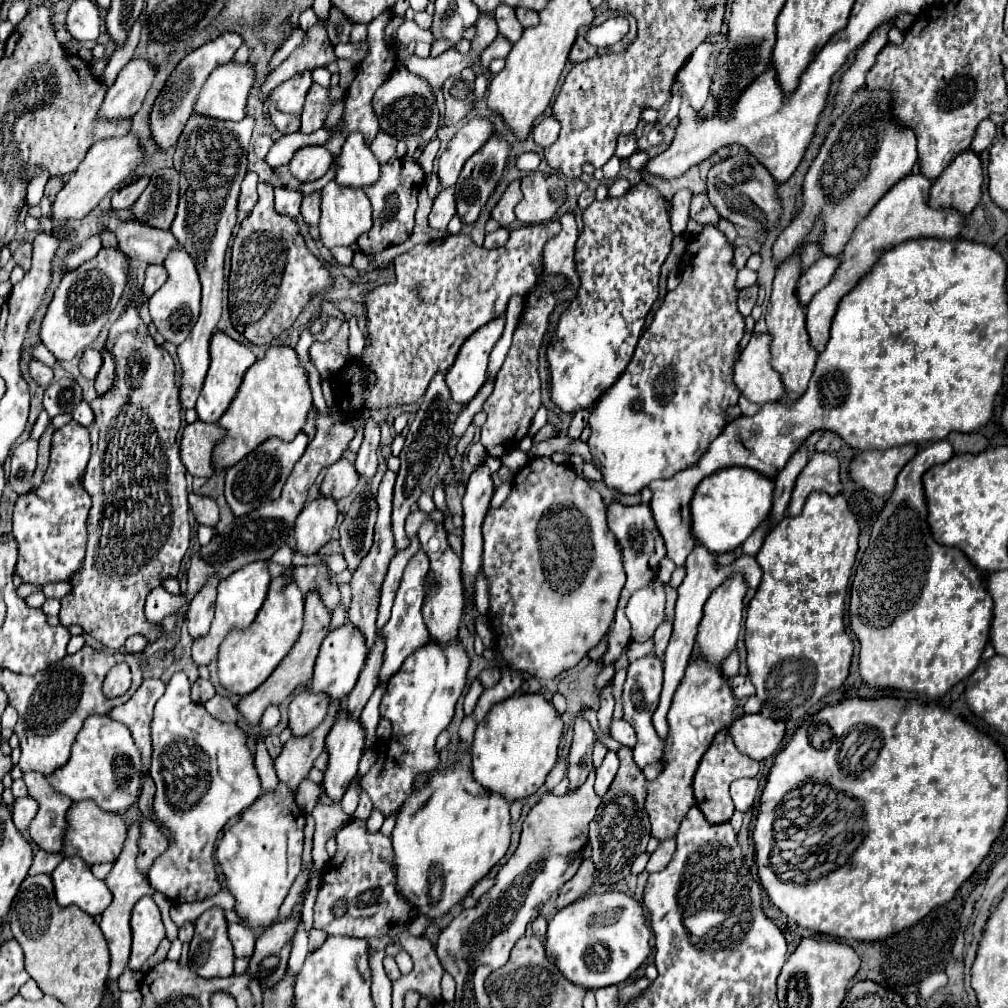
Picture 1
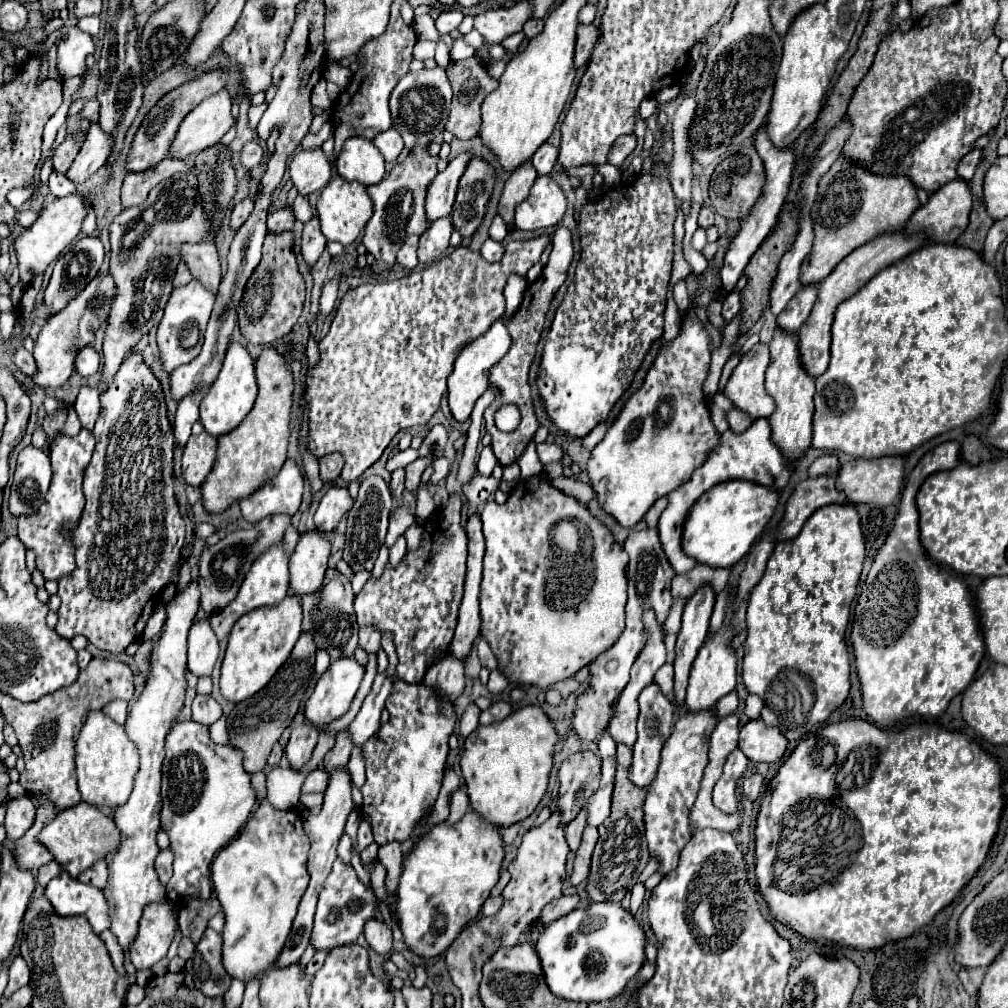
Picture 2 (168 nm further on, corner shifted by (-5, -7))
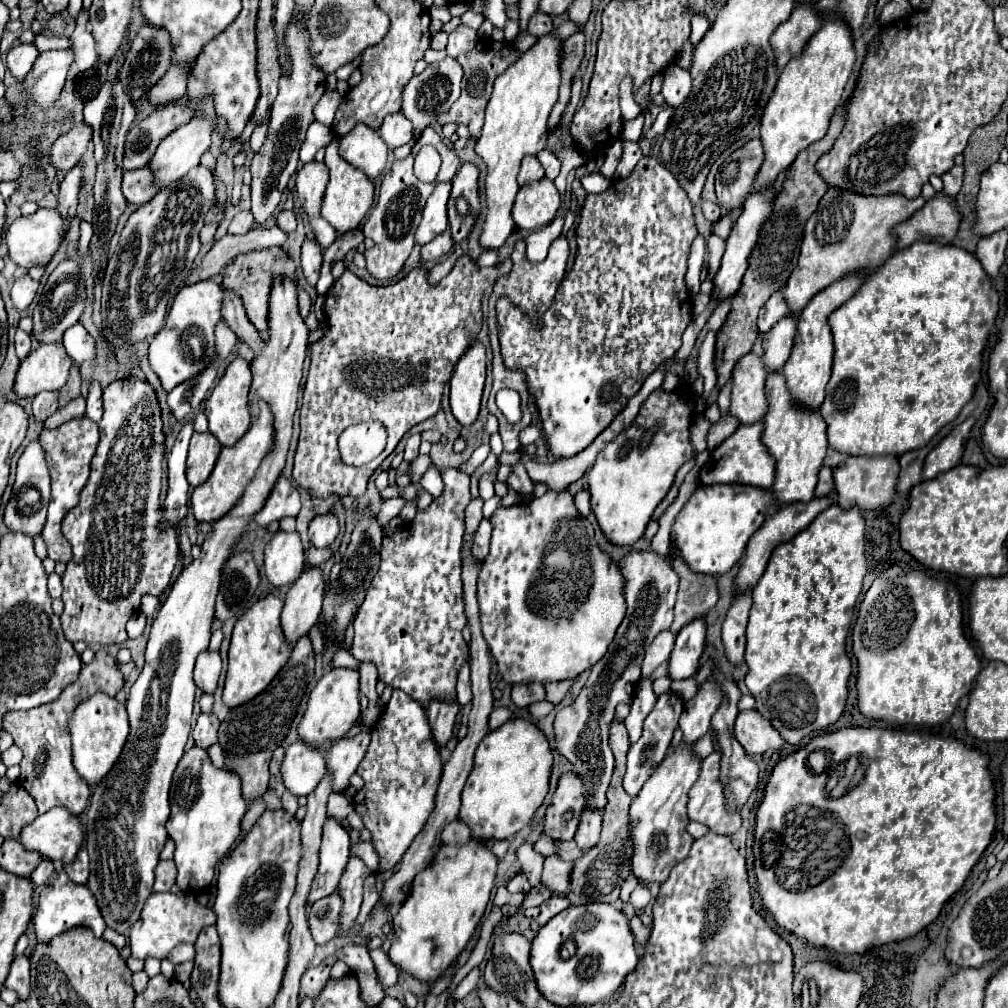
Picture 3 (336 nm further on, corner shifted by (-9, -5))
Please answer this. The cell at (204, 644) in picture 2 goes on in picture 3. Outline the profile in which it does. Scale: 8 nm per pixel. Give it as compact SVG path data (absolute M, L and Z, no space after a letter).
M204 650L196 658L196 668L194 668L194 682L202 692L214 692L220 676L222 660L218 652Z

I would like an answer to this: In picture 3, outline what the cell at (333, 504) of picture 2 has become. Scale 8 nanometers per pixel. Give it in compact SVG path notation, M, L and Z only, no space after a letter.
M334 512L316 516L308 526L310 544L316 548L328 548L338 536L338 516Z

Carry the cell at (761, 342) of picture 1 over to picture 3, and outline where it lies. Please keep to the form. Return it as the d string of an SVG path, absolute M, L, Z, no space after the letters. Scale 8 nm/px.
M750 352L742 356L732 372L732 402L730 414L736 416L742 424L754 424L764 418L768 410L766 398L766 364L764 358Z

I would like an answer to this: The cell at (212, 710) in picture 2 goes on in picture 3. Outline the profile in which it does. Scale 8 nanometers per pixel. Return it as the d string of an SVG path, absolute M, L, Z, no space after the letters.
M202 712L198 716L196 726L194 726L194 732L192 732L196 744L202 746L202 748L212 746L218 740L218 724L220 722L218 722L218 718L216 718L214 712L208 712L208 714Z

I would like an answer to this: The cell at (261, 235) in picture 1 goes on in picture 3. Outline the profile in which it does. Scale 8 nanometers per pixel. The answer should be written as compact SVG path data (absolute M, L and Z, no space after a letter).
M262 248L258 252L246 252L246 254L240 254L236 256L226 268L224 268L224 282L222 286L228 288L228 290L234 290L242 300L244 300L244 308L246 308L246 314L250 318L250 322L258 328L260 336L266 338L268 336L268 296L270 296L270 290L272 290L272 284L276 278L290 278L296 288L298 288L298 308L300 308L300 316L306 318L310 308L312 308L312 298L306 294L306 290L298 284L298 276L296 276L296 266L294 266L294 260L282 250L282 248Z

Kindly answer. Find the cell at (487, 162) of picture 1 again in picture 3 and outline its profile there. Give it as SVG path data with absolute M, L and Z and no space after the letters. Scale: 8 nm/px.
M466 162L458 168L452 180L452 194L448 200L448 222L456 244L460 244L470 234L480 214L478 176L480 176L478 166Z

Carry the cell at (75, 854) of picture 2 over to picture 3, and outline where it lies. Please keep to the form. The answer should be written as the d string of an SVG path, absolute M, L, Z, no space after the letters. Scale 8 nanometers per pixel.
M58 806L28 824L20 834L20 842L28 850L60 860L62 864L72 864L84 846L84 830L78 816Z

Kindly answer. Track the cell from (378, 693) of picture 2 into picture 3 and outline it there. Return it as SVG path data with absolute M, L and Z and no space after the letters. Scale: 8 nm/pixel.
M364 728L360 734L352 738L338 740L326 754L326 768L332 772L334 792L346 790L348 778L356 772L368 744L370 744L370 728Z

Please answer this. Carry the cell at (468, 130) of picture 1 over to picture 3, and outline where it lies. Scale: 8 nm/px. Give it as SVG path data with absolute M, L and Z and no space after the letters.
M452 180L436 184L434 192L430 194L424 212L422 212L422 222L416 230L416 242L418 244L428 244L434 236L442 234L448 228L448 196L452 190Z

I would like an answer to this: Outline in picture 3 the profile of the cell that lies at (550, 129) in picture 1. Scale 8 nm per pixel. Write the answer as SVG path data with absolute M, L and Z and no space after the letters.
M548 148L540 150L540 152L536 154L536 158L538 158L540 164L544 166L544 170L546 170L546 178L548 178L548 180L554 180L554 178L558 176L558 172L560 172L560 160L558 160Z

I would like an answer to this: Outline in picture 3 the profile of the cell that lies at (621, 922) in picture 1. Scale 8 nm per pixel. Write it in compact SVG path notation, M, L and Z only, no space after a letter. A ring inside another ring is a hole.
M610 904L570 906L568 910L556 914L536 934L530 954L530 964L536 976L538 990L550 1002L560 1006L592 1006L610 1000L638 962L640 956L636 952L634 934L630 930L628 918L622 910ZM568 942L574 946L572 956L564 956Z

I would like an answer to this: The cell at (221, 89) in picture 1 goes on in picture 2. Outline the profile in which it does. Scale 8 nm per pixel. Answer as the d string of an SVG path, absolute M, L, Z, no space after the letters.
M224 90L200 102L180 124L170 146L172 158L184 160L186 156L214 146L234 124L230 108L232 100Z

